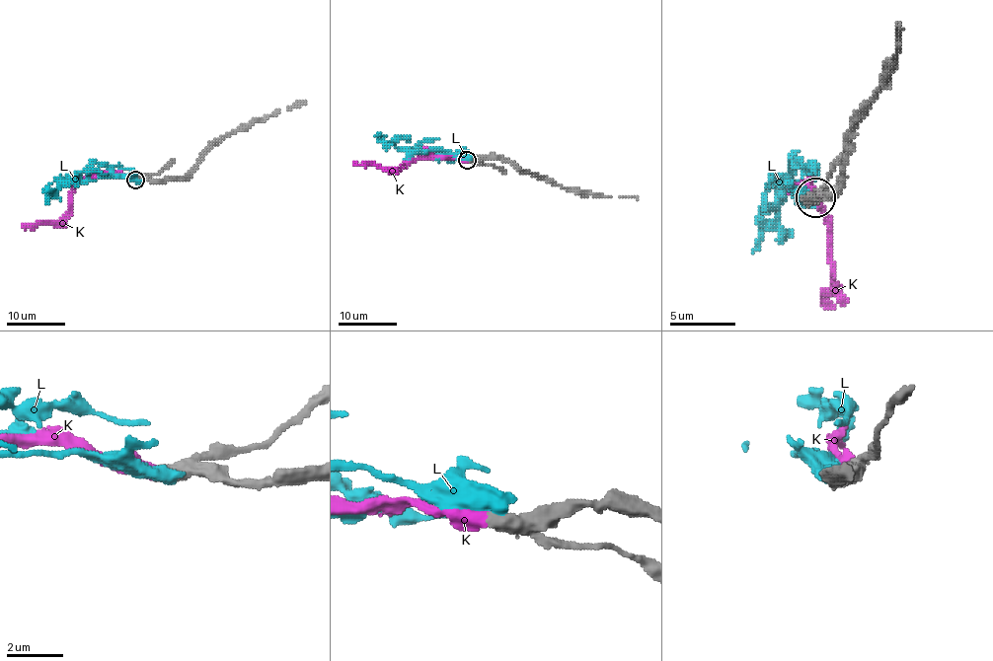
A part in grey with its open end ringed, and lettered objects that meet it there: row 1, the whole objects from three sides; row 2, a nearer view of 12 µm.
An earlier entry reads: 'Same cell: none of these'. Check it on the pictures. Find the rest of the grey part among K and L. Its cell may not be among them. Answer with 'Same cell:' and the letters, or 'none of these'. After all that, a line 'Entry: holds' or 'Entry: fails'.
Same cell: K
Entry: fails

